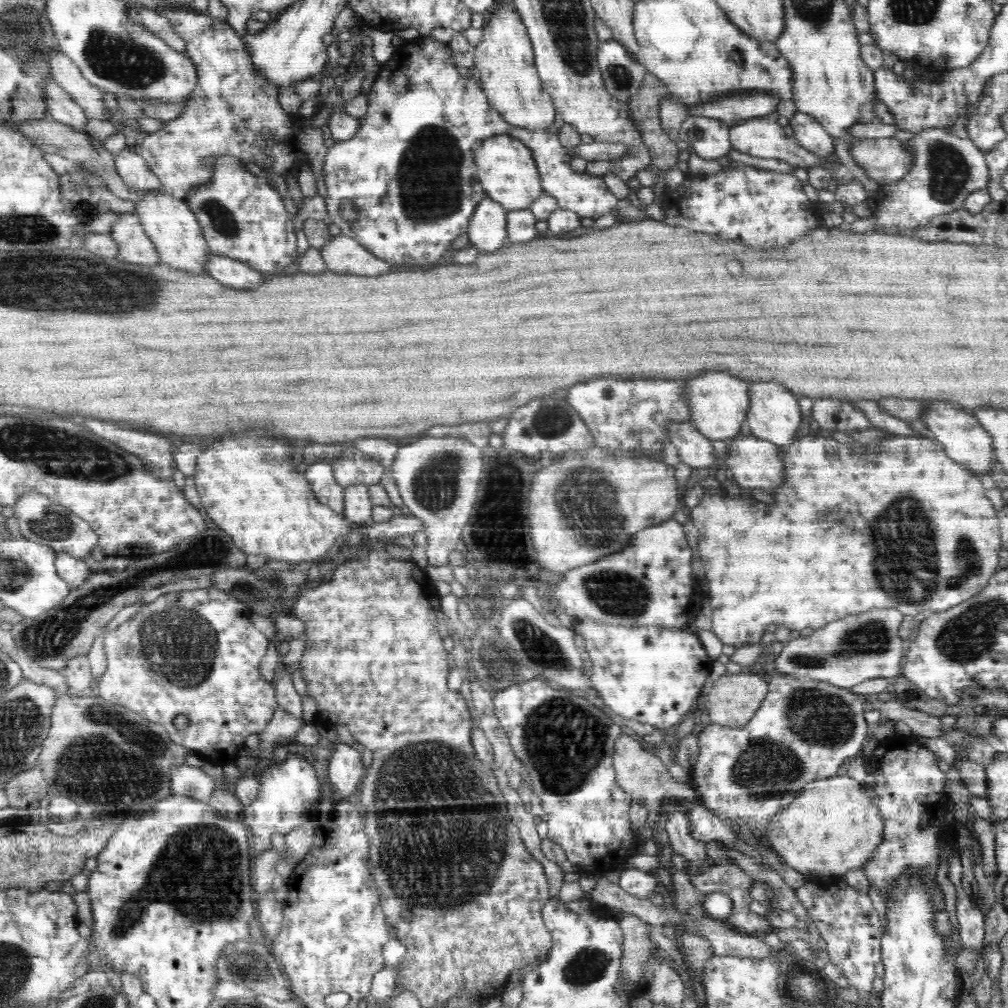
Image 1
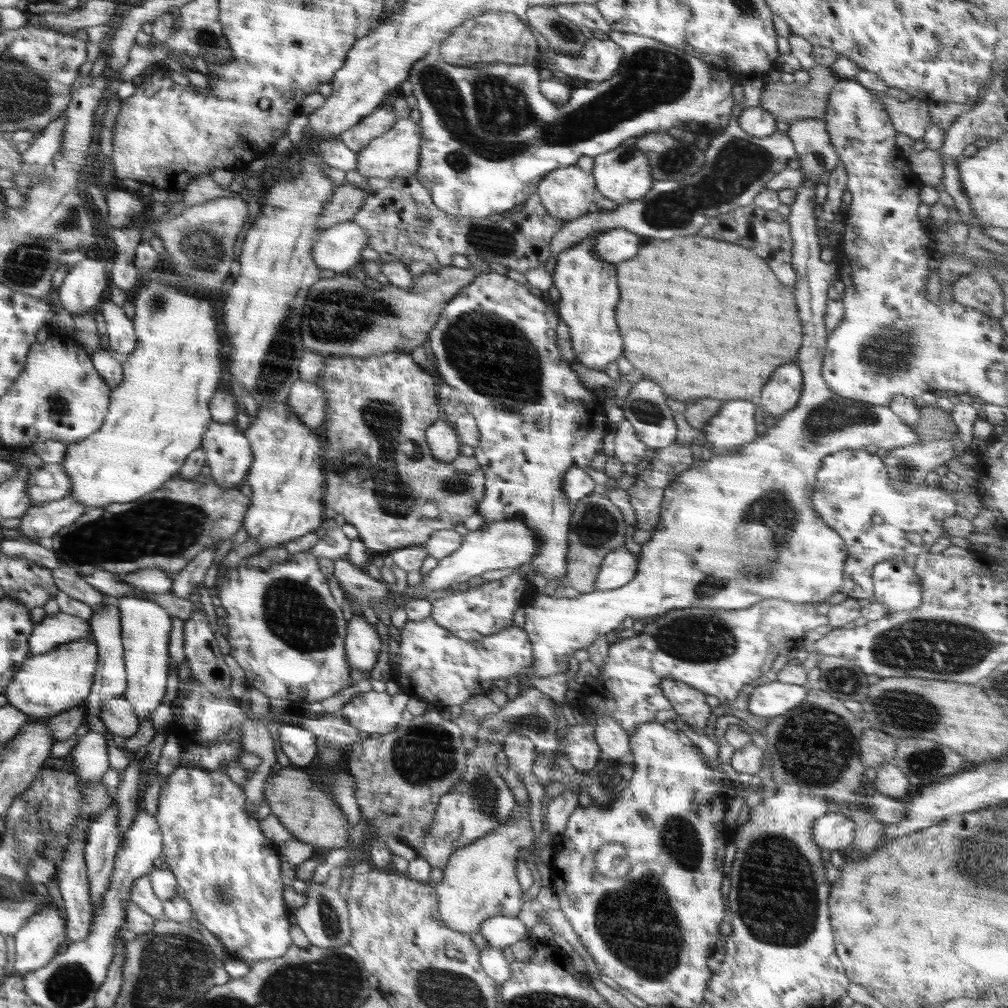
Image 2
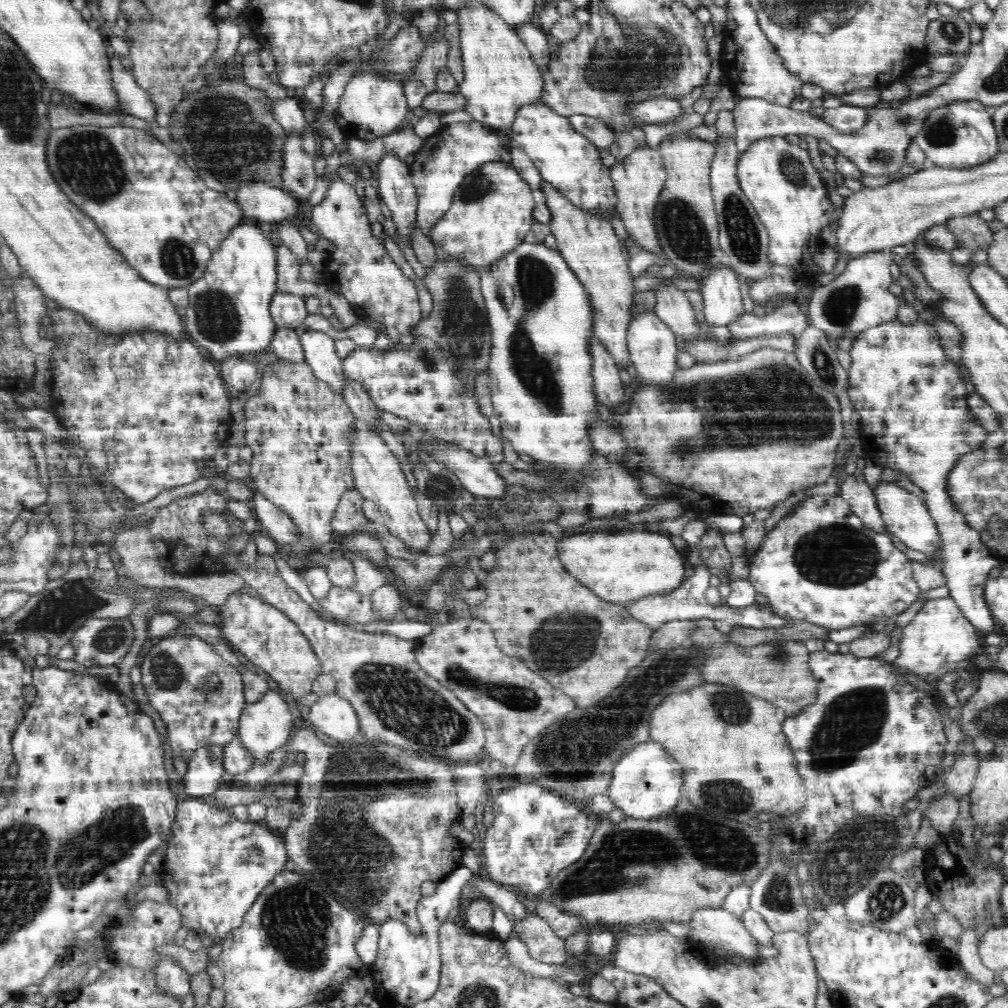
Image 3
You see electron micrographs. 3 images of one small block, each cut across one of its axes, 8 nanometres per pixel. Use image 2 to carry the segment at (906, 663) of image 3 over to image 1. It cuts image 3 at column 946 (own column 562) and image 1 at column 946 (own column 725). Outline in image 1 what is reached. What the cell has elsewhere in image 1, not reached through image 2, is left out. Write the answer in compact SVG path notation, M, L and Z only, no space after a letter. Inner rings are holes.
M818 433L798 438L792 444L780 447L779 450L782 461L784 461L784 469L786 469L786 482L771 491L770 503L759 503L754 500L750 502L734 494L722 498L722 496L711 496L706 492L691 510L691 520L699 530L698 552L710 591L711 631L724 645L733 646L737 650L747 645L760 643L765 628L774 628L774 625L782 624L791 632L800 632L807 627L816 630L830 622L842 620L852 614L870 612L874 608L894 608L902 615L912 617L922 610L926 610L924 613L943 612L957 606L962 600L968 600L974 594L982 592L988 586L992 574L998 570L998 562L1000 562L998 551L1003 546L1001 545L997 511L992 507L990 499L986 497L986 490L980 477L952 460L946 454L943 446L935 439L918 435L916 437L893 435L880 440L878 444L854 442L850 445L840 443L831 437L822 437ZM914 550L932 552L932 558L920 560L920 562L910 560L910 554L914 554Z

